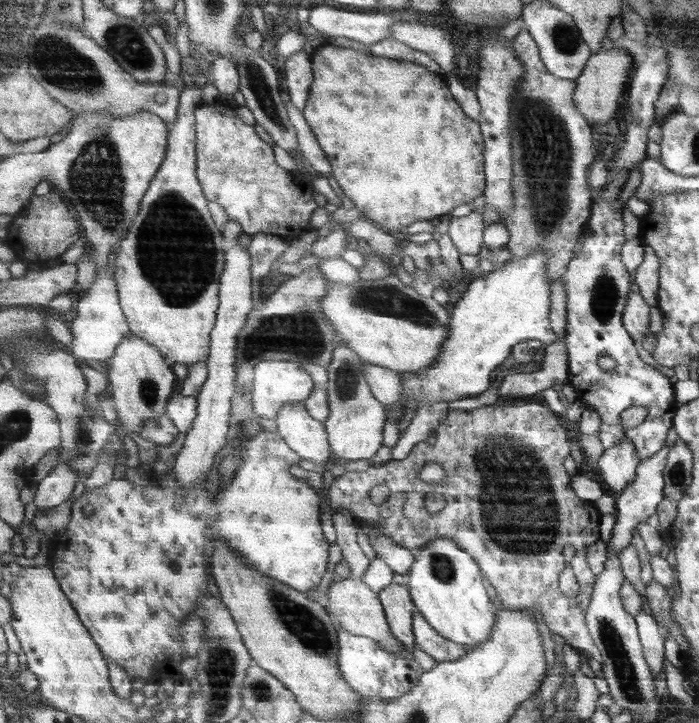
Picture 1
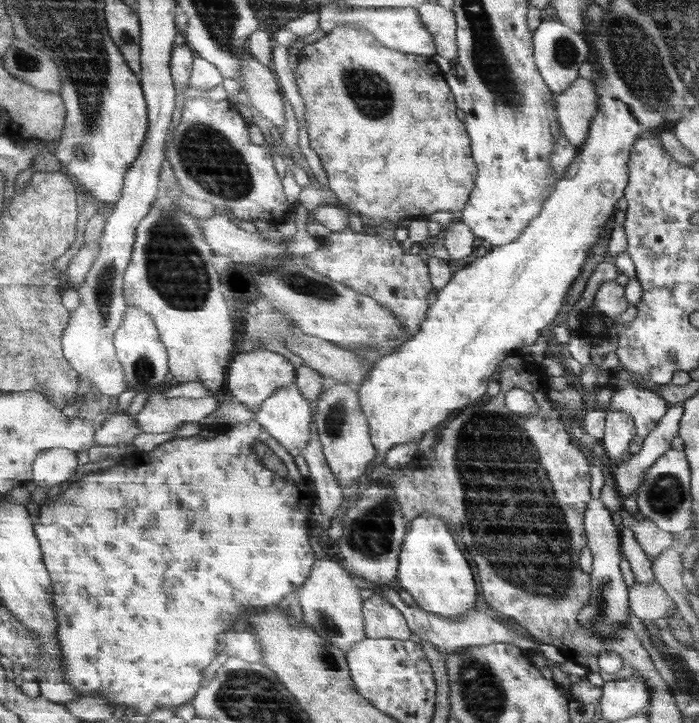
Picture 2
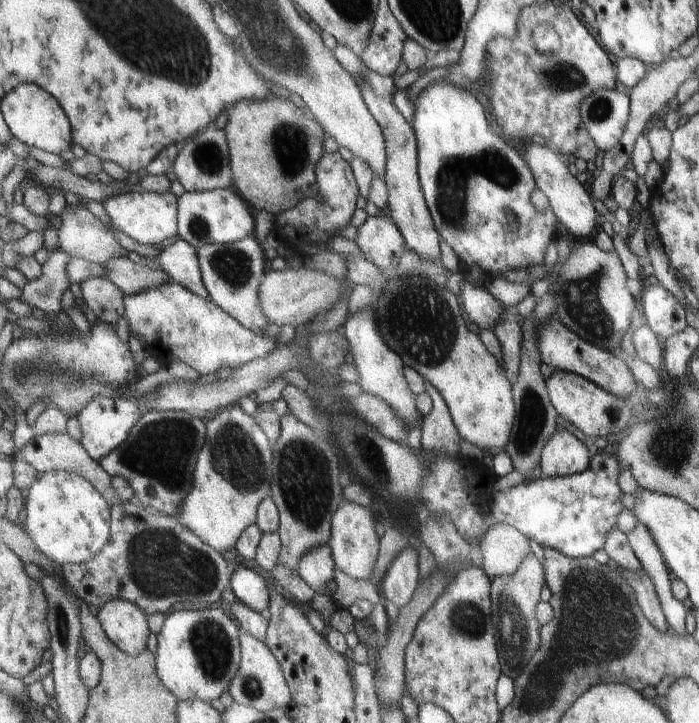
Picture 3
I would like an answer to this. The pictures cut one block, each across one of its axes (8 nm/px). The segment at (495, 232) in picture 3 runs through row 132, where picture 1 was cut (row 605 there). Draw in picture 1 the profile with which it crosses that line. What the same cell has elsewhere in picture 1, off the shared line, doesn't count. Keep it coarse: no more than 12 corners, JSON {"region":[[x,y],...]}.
{"region":[[451,538],[415,556],[413,602],[469,649],[491,639],[495,608],[480,563]]}

